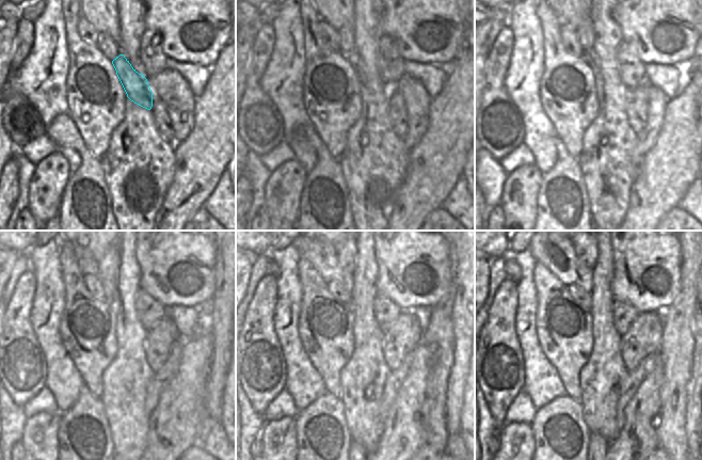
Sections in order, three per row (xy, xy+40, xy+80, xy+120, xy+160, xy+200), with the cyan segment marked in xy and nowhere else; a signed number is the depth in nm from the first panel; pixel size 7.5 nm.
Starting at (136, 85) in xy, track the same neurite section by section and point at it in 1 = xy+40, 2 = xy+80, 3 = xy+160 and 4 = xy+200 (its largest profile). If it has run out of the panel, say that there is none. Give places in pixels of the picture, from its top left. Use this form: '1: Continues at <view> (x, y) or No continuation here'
1: Continues at xy+40 (353, 58)
2: Continues at xy+80 (590, 56)
3: Continues at xy+160 (321, 253)
4: Continues at xy+200 (557, 253).

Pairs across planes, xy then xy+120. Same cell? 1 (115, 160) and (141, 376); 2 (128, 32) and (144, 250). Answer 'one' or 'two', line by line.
1: one
2: two

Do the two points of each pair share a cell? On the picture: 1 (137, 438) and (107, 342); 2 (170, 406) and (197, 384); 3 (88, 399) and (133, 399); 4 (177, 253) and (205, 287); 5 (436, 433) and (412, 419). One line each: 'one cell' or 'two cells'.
1: two cells
2: one cell
3: two cells
4: one cell
5: two cells

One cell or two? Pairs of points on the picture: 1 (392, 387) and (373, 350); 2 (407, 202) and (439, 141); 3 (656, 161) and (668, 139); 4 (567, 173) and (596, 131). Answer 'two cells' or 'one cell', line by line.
1: two cells
2: one cell
3: one cell
4: two cells

